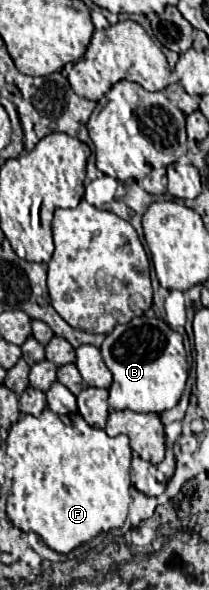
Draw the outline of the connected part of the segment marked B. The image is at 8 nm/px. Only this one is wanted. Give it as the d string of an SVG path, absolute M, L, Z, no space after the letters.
M144 315L134 317L126 325L116 325L114 331L106 335L100 351L106 367L114 375L108 399L112 409L162 413L180 401L190 364L182 345L182 335L170 329L162 319Z

